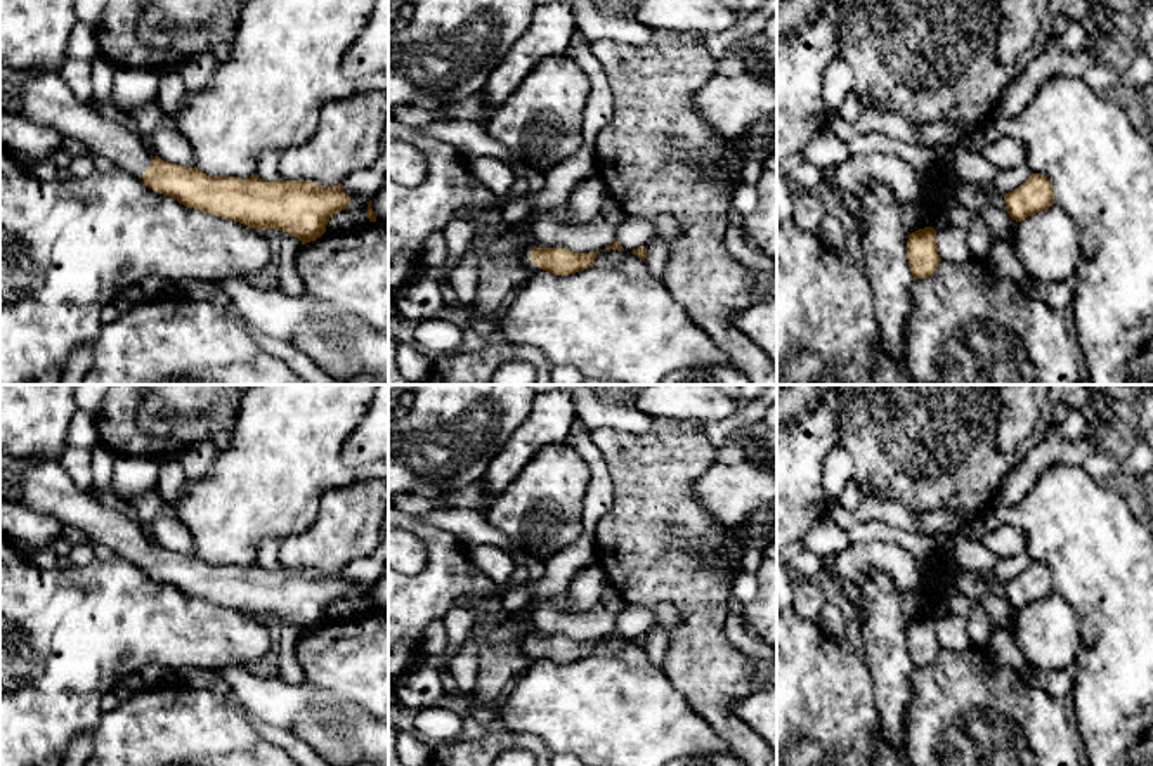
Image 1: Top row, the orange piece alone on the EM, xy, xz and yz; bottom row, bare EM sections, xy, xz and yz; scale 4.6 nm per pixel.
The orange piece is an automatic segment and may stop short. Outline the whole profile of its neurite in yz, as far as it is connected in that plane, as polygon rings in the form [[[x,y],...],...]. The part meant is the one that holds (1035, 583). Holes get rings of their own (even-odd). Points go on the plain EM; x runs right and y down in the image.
[[[1032,562],[1018,577],[1004,584],[1006,600],[1016,610],[1021,610],[1054,593],[1052,572],[1042,562]]]

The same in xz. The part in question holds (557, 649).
[[[534,636],[525,646],[524,653],[537,662],[541,659],[569,664],[588,657],[600,639],[574,641],[567,636]]]

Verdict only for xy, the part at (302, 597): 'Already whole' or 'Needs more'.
Needs more

